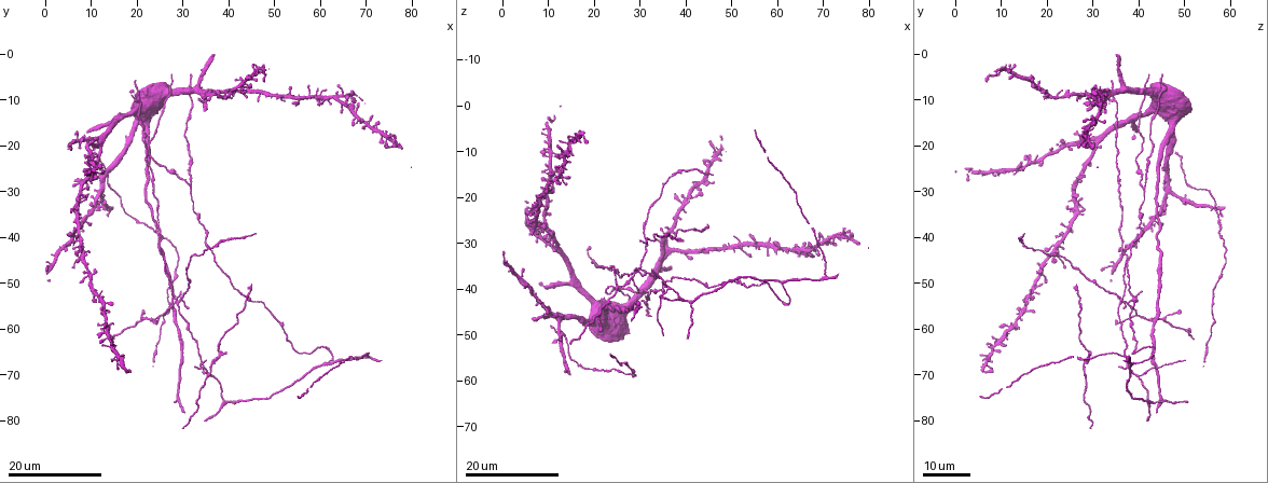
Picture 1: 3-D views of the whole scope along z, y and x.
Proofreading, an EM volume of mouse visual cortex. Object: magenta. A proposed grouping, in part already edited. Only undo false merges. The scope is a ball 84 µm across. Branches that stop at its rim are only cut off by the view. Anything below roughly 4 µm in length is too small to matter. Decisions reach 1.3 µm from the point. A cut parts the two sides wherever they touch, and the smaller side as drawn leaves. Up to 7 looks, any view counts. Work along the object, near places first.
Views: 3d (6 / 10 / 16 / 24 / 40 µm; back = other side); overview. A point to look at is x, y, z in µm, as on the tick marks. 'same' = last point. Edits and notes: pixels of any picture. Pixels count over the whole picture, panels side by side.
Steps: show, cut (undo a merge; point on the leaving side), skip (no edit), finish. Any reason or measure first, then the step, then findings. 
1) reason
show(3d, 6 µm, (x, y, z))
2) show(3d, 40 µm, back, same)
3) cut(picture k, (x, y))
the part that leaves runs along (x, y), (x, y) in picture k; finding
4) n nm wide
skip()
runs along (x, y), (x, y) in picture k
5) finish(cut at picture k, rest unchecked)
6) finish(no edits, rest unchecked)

four arms meet
show(3d, 24 µm, (29.0, 54.0, 36.5))

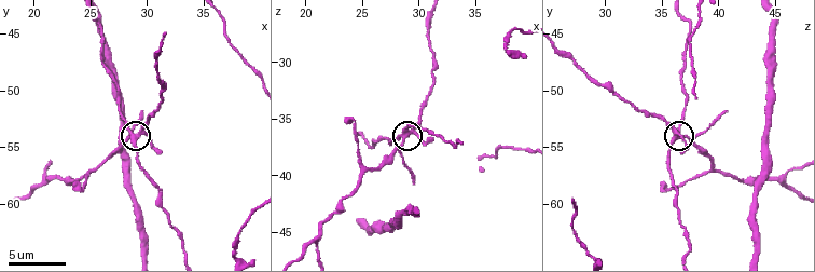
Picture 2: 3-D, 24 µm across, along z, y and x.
show(3d, 6 µm, (28.8, 54.0, 36.6))

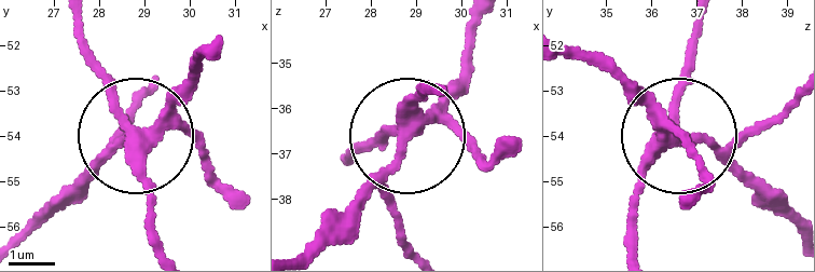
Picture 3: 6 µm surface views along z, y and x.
side arm 27 µm
cut(picture 3, (387, 191))
the part that leaves runs along (413, 130), (474, 26) in picture 3; a second neuron is stuck on

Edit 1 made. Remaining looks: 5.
show(overview)

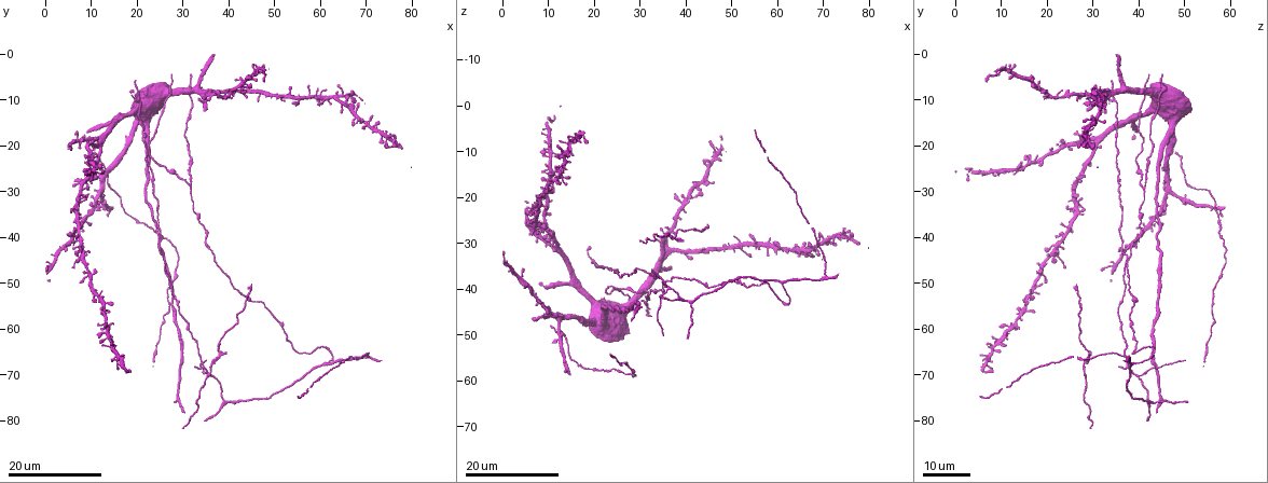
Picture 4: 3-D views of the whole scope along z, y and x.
three arms meet
show(3d, 16 µm, (36.5, 70.0, 39.5))

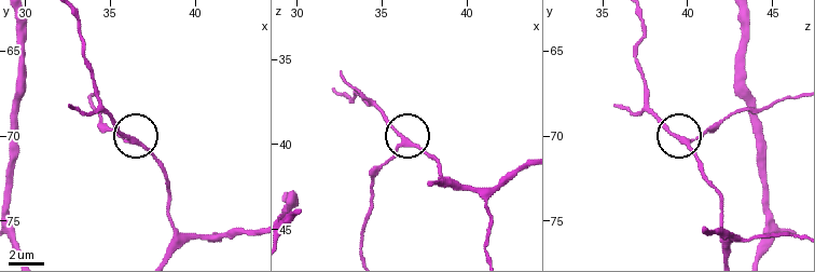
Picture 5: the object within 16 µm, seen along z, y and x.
show(3d, 6 µm, (36.1, 70.2, 39.8))

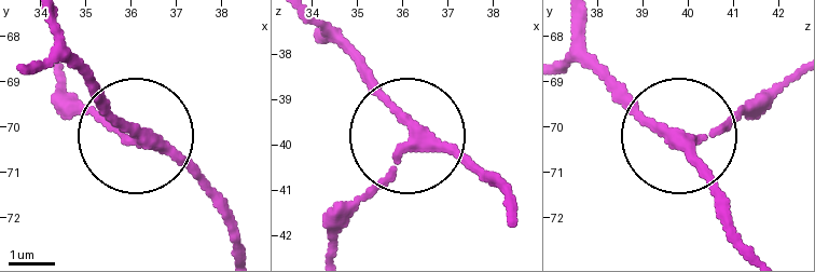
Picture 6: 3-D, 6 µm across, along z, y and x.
skip()
runs along (748, 243), (687, 143), (768, 108) in picture 6; all the same neuron

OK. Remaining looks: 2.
show(3d, 24 µm, (37.0, 66.5, 28.5))

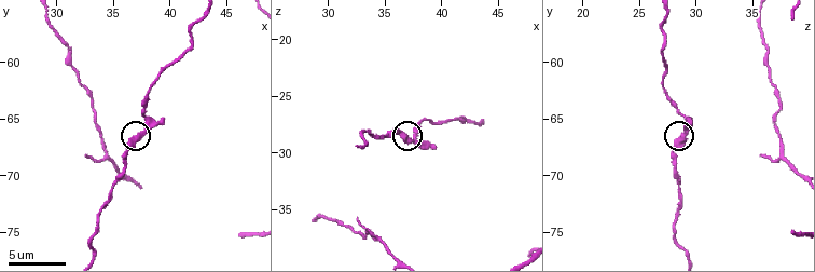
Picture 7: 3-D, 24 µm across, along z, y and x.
show(3d, 6 µm, (37.0, 66.6, 29.0))

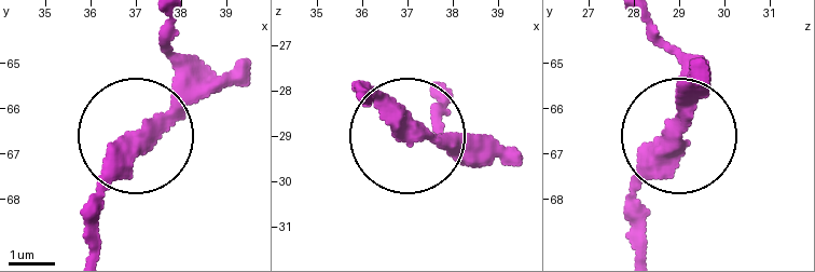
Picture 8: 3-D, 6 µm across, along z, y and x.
skip()
all the same neuron

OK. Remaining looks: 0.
finish(cut at picture 3, rest unchecked)

